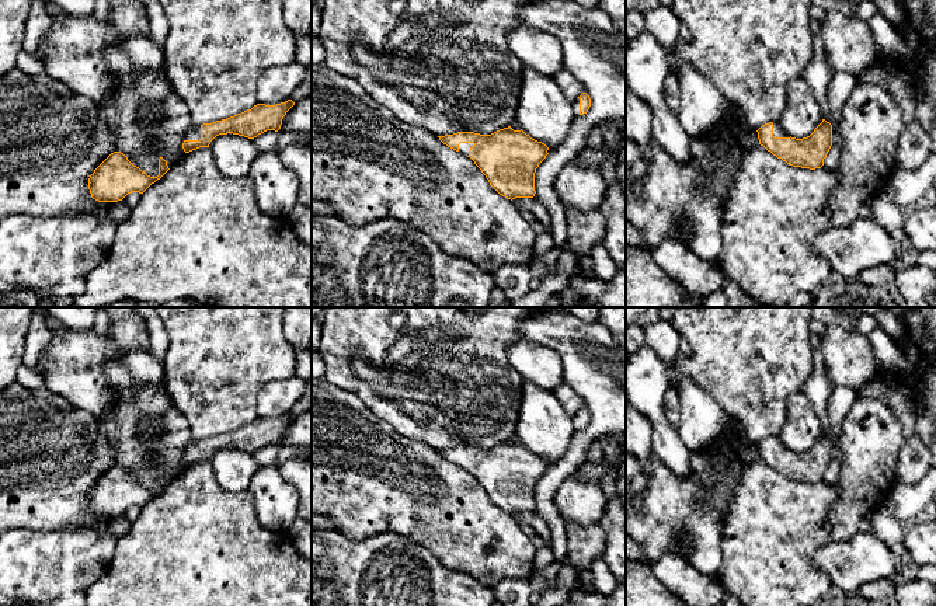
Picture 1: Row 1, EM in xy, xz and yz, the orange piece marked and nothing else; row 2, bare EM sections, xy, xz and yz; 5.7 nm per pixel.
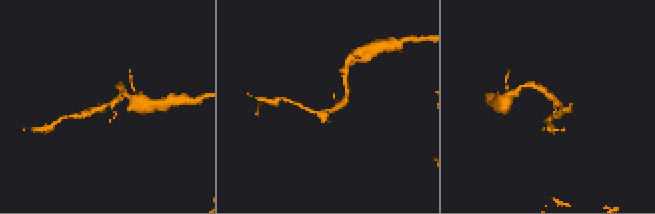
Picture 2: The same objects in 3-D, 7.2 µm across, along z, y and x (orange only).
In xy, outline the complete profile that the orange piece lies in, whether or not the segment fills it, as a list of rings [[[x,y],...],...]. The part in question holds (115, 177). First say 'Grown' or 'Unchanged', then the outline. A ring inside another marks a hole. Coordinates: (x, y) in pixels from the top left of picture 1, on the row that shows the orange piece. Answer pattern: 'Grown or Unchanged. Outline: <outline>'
Unchanged. Outline: [[[121,152],[111,153],[90,175],[88,189],[98,202],[118,202],[131,192],[143,194],[168,171],[167,161],[159,159],[159,175],[150,177],[133,166]]]

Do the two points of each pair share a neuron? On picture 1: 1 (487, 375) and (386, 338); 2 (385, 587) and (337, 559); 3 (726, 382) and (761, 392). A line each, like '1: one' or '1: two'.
1: one
2: one
3: one

